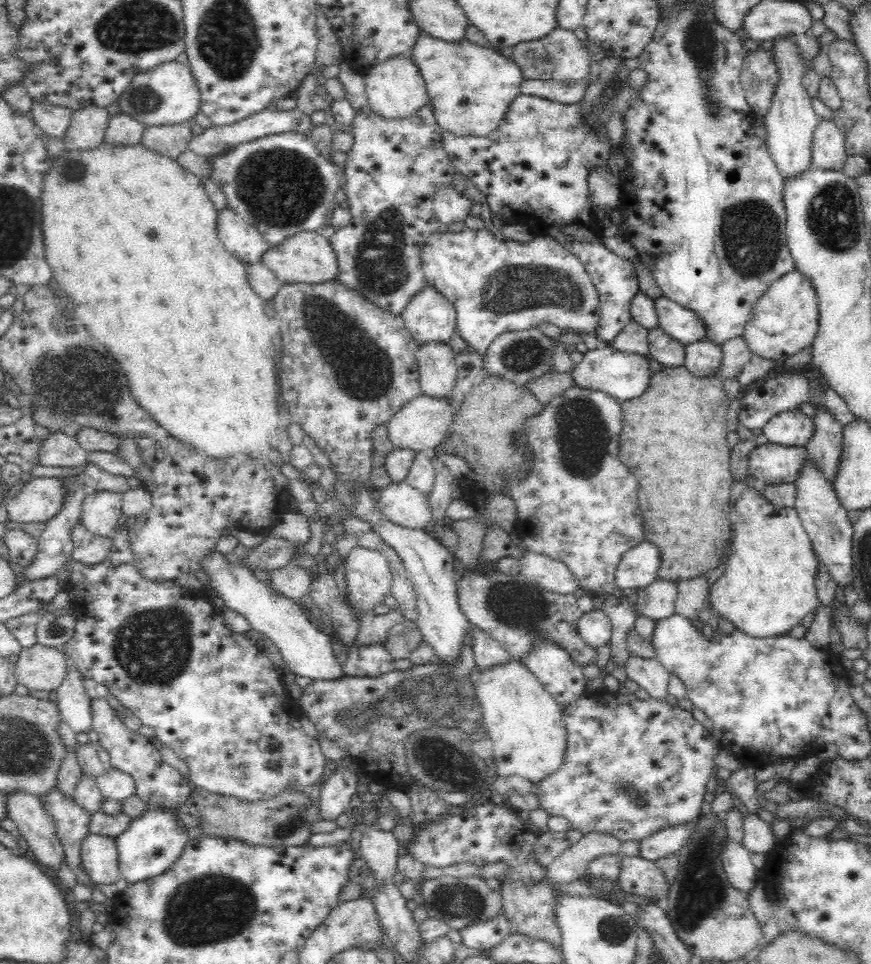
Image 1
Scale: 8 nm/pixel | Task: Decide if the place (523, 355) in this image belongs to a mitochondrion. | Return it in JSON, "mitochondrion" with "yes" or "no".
{"mitochondrion":"yes"}

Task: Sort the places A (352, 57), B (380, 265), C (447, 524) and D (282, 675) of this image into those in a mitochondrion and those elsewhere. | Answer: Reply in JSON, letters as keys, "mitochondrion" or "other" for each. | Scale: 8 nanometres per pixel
{"A":"other","B":"mitochondrion","C":"other","D":"other"}

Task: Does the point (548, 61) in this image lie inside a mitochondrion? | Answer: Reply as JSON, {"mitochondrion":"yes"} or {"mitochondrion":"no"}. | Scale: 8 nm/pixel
{"mitochondrion":"yes"}

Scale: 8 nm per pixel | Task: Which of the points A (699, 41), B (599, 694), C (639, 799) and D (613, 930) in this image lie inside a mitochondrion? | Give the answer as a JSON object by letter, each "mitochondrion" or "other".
{"A":"mitochondrion","B":"other","C":"mitochondrion","D":"mitochondrion"}

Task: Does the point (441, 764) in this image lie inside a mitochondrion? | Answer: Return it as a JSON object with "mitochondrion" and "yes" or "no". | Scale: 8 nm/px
{"mitochondrion":"yes"}

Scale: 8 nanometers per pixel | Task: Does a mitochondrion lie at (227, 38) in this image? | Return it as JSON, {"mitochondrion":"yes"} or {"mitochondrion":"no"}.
{"mitochondrion":"yes"}

